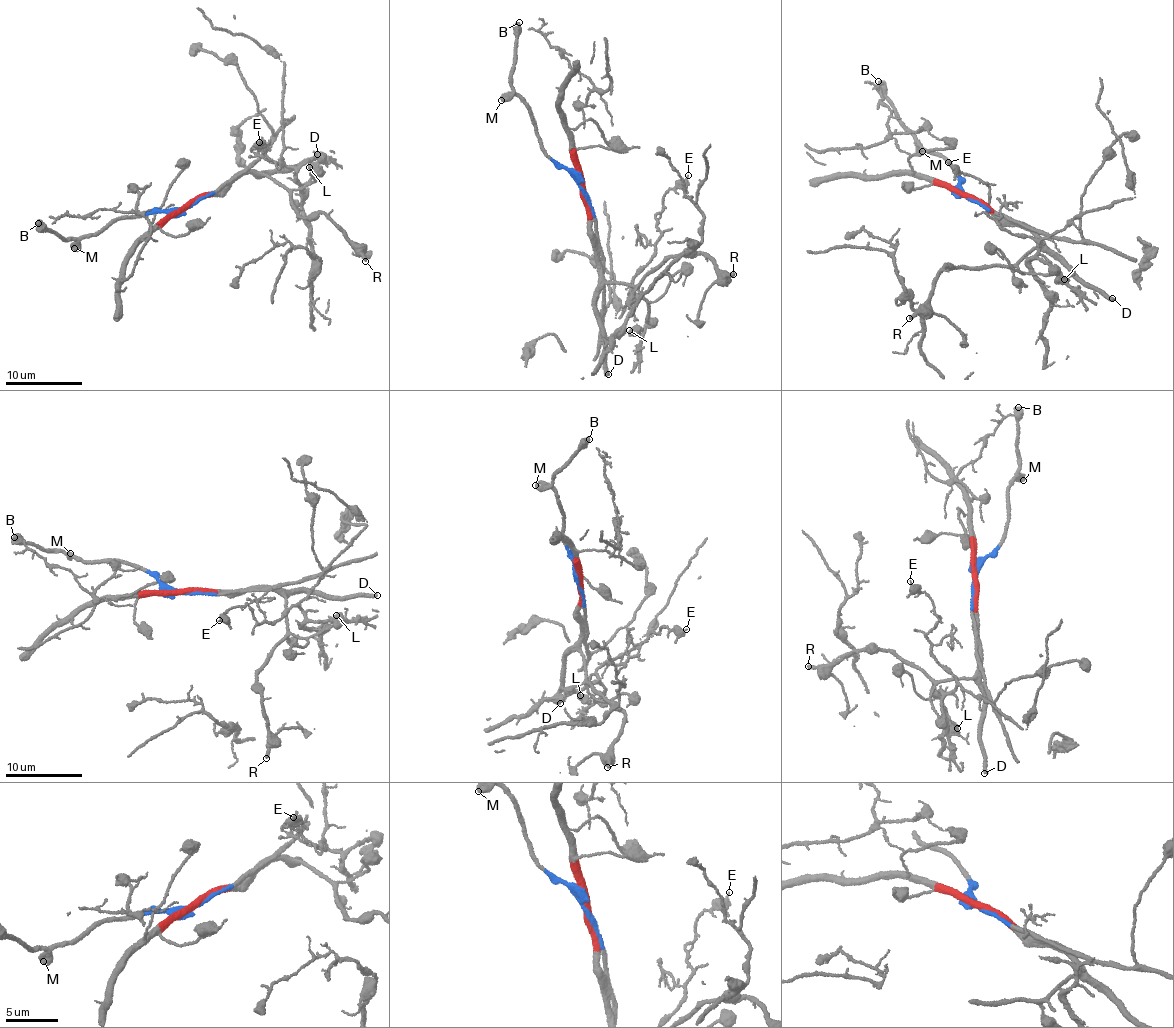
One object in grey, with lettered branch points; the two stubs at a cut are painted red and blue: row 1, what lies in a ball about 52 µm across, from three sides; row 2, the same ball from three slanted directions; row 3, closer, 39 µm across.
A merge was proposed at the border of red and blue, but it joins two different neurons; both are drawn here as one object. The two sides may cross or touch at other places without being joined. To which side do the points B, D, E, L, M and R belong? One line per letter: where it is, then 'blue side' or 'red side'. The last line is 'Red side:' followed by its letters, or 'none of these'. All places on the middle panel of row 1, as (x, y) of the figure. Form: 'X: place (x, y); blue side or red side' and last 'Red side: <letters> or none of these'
B: place (519, 22); blue side
D: place (608, 374); red side
E: place (688, 175); red side
L: place (629, 330); red side
M: place (501, 100); blue side
R: place (733, 274); red side
Red side: D, E, L, R

